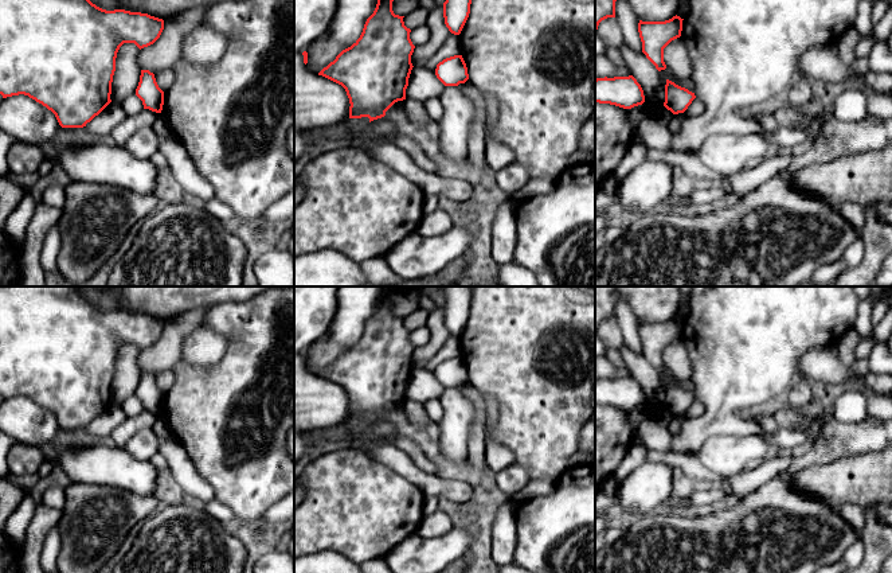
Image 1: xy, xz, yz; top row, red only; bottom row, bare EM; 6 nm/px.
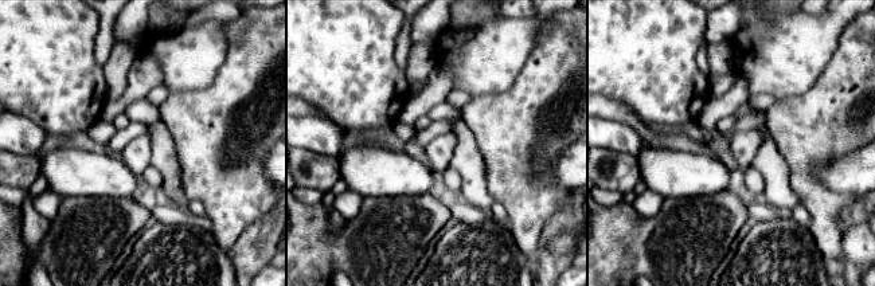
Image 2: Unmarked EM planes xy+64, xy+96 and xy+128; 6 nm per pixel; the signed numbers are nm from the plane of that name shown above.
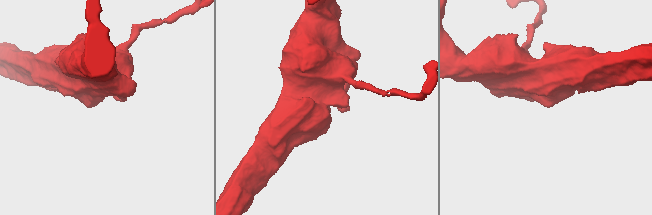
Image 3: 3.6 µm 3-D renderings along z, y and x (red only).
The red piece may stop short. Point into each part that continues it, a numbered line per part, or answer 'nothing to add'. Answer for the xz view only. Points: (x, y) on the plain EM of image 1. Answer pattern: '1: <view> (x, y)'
nothing to add

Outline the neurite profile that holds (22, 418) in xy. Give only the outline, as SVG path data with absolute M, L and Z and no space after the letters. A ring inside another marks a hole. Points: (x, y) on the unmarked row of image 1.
M28 397L7 398L0 405L0 432L17 443L42 448L60 429L55 416Z

